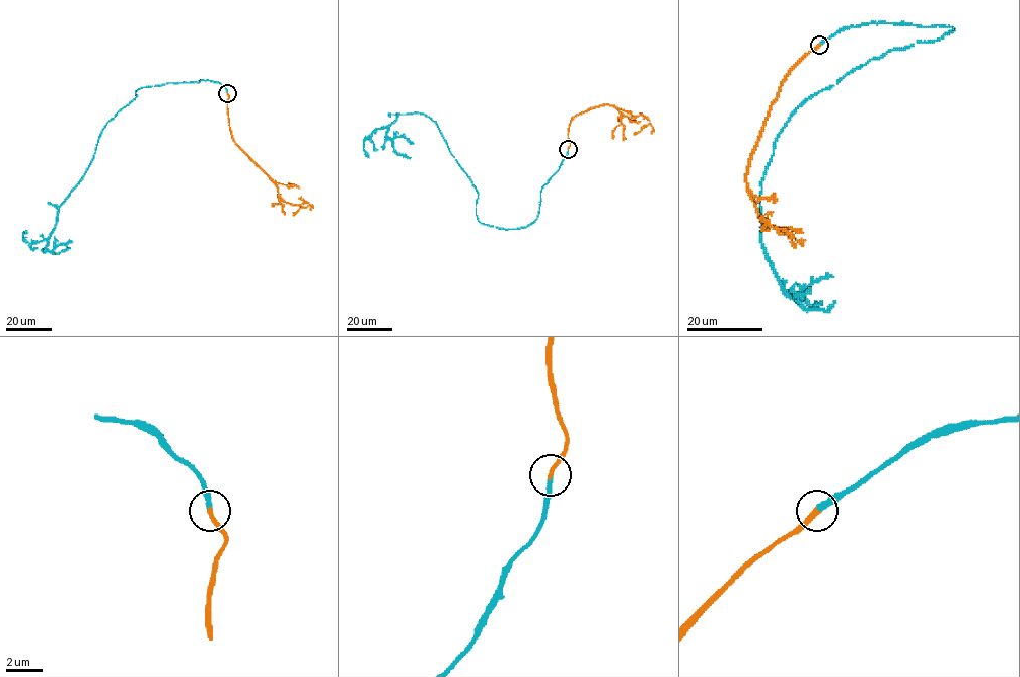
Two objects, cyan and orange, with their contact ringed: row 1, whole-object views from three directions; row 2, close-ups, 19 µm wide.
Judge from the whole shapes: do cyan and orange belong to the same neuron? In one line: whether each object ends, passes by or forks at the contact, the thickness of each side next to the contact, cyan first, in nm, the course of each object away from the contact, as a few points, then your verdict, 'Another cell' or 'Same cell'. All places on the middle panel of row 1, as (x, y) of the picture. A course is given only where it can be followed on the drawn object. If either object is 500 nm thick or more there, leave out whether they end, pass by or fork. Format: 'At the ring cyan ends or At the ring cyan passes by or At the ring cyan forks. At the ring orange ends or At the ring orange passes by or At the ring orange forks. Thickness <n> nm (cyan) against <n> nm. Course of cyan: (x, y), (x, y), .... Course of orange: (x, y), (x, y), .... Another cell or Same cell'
At the ring cyan ends. At the ring orange ends. Thickness 320 nm (cyan) against 260 nm. Course of cyan: (568, 148), (537, 216), (519, 228), (478, 221), (478, 193), (425, 115), (388, 127), (411, 157). Course of orange: (568, 148), (572, 119), (596, 106), (612, 105), (625, 116), (643, 115), (649, 123), (634, 134). Same cell

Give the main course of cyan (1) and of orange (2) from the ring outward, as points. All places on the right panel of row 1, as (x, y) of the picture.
1: (818, 45), (872, 22), (953, 28), (810, 95), (775, 143), (759, 206), (766, 258), (805, 308), (833, 301)
2: (818, 45), (788, 75), (747, 175), (747, 191), (766, 227), (762, 229), (771, 226), (788, 235), (795, 248)

